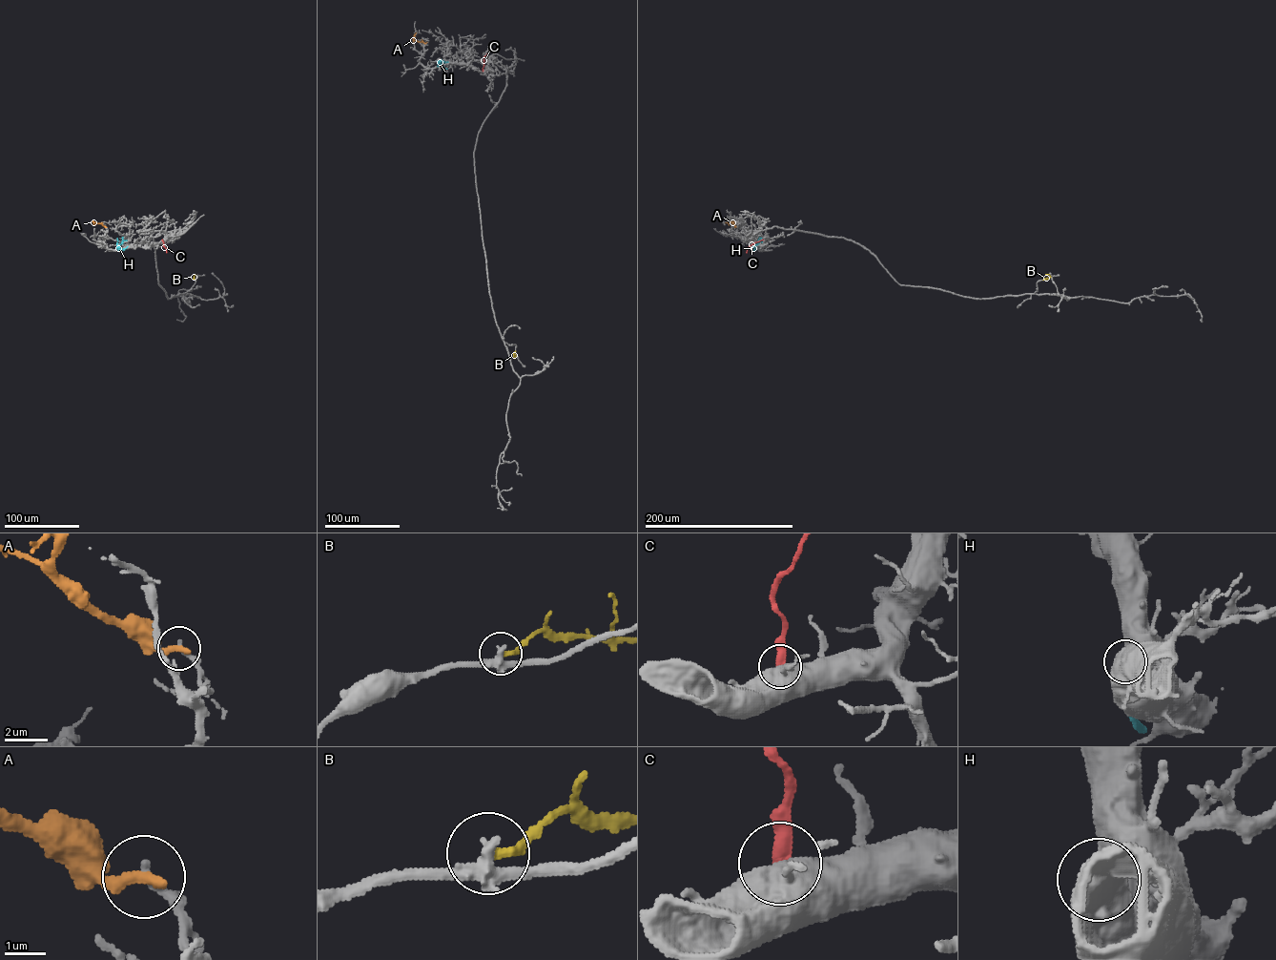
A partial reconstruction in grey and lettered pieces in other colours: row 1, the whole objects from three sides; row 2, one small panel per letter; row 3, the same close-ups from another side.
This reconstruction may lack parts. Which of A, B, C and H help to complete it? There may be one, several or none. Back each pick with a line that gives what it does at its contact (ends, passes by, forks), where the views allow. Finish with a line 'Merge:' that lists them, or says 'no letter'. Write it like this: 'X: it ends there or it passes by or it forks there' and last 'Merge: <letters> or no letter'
Merge: no letter

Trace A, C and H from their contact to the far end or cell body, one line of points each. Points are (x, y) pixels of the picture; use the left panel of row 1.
A: (106, 226), (92, 221), (94, 225)
C: (162, 240), (166, 253)
H: (127, 246), (119, 249), (123, 237)

